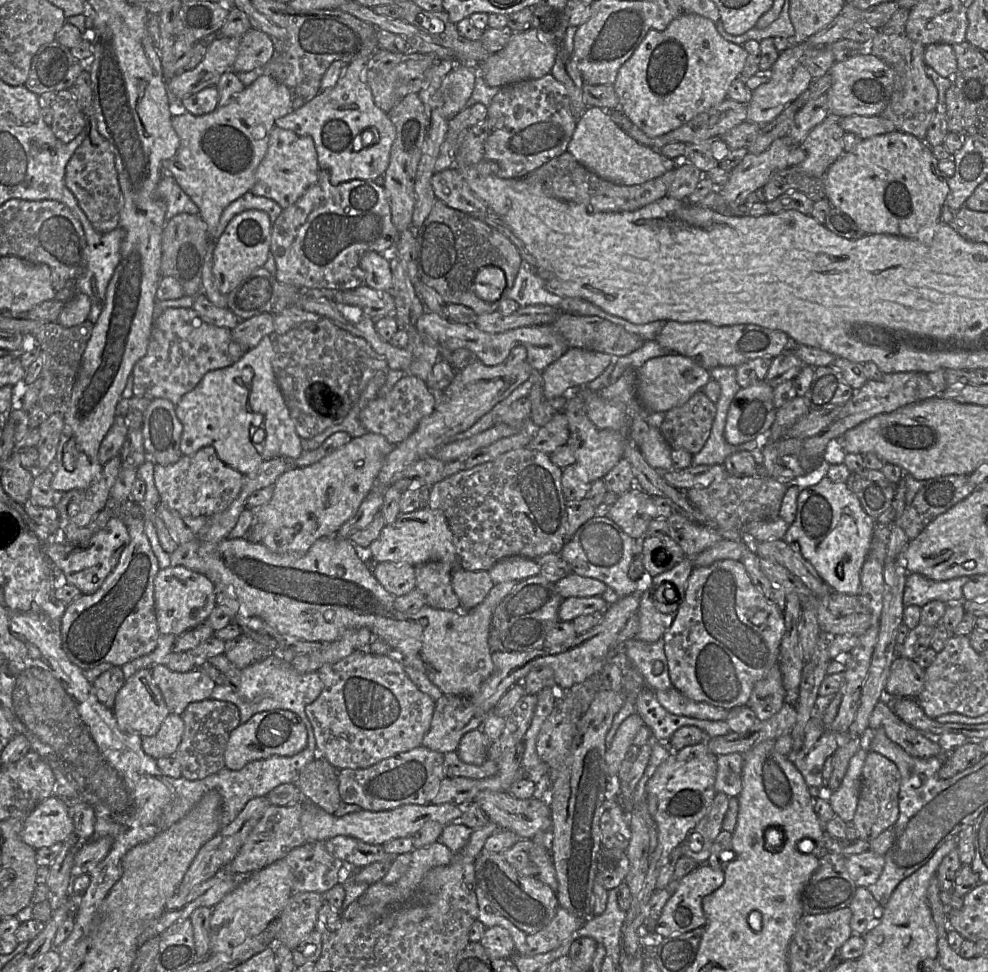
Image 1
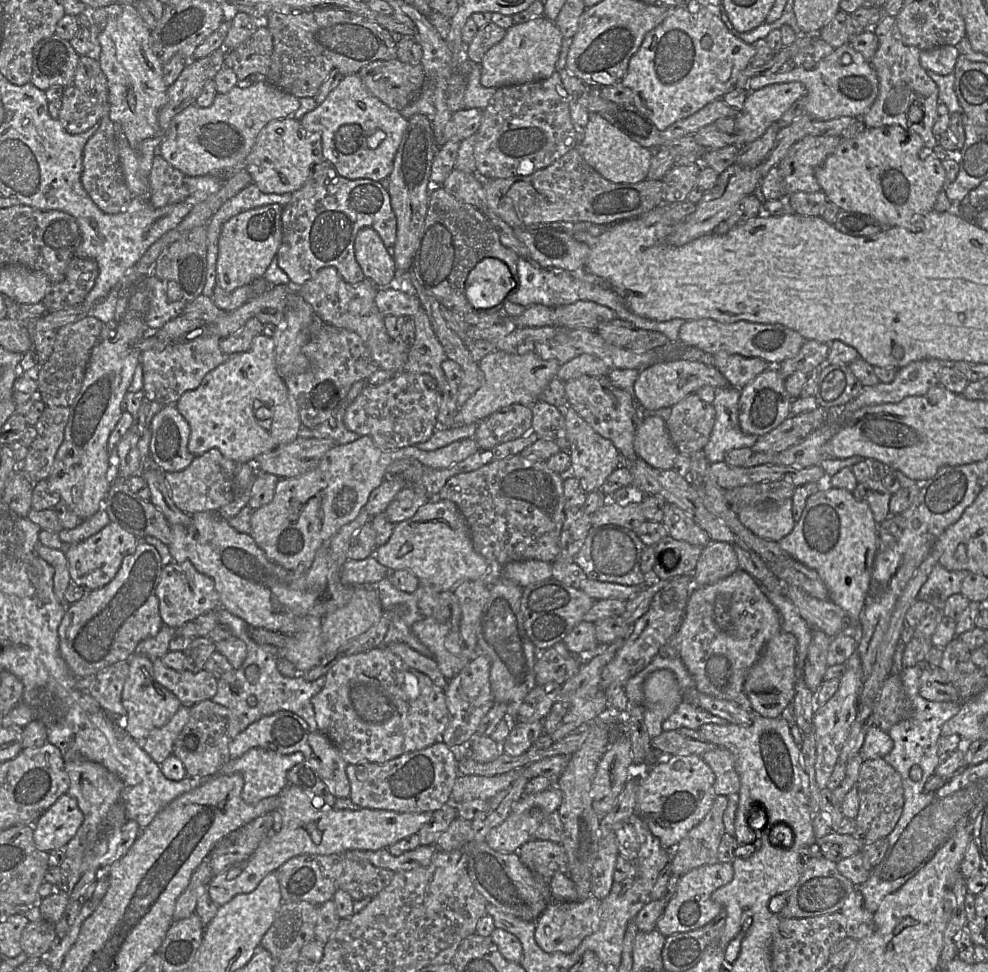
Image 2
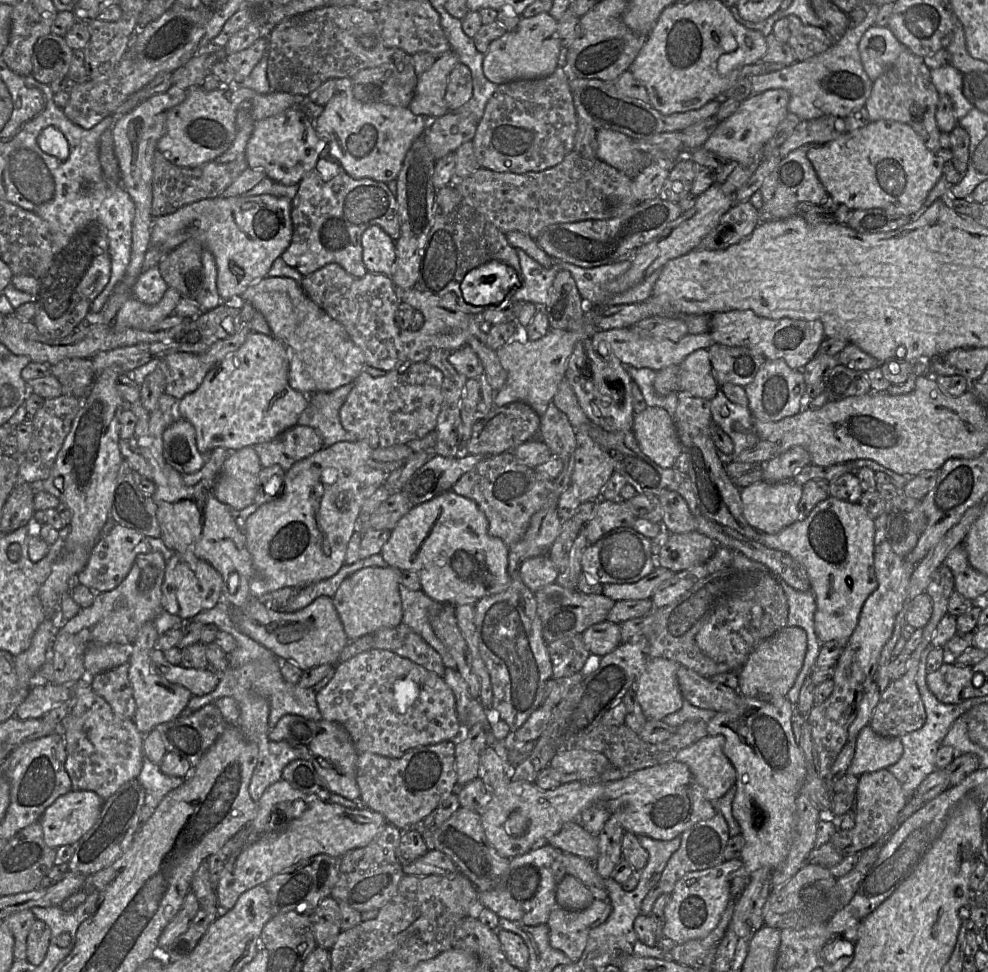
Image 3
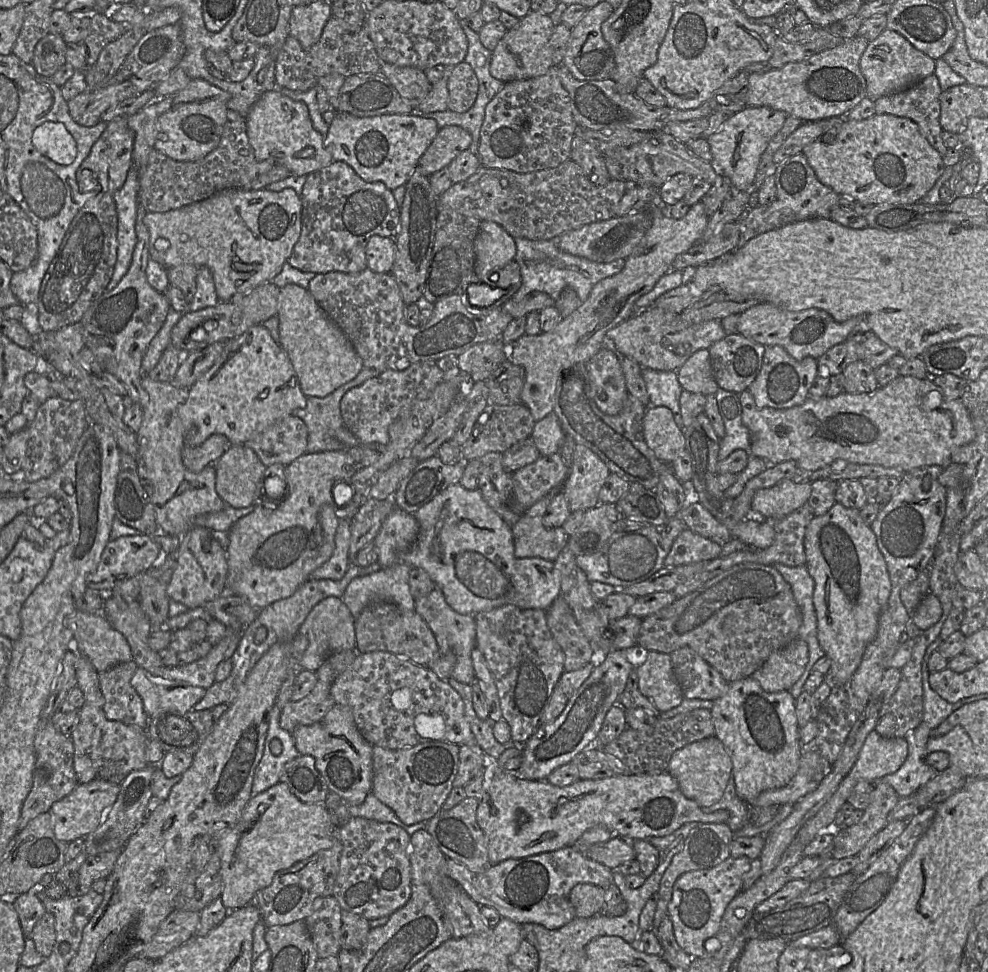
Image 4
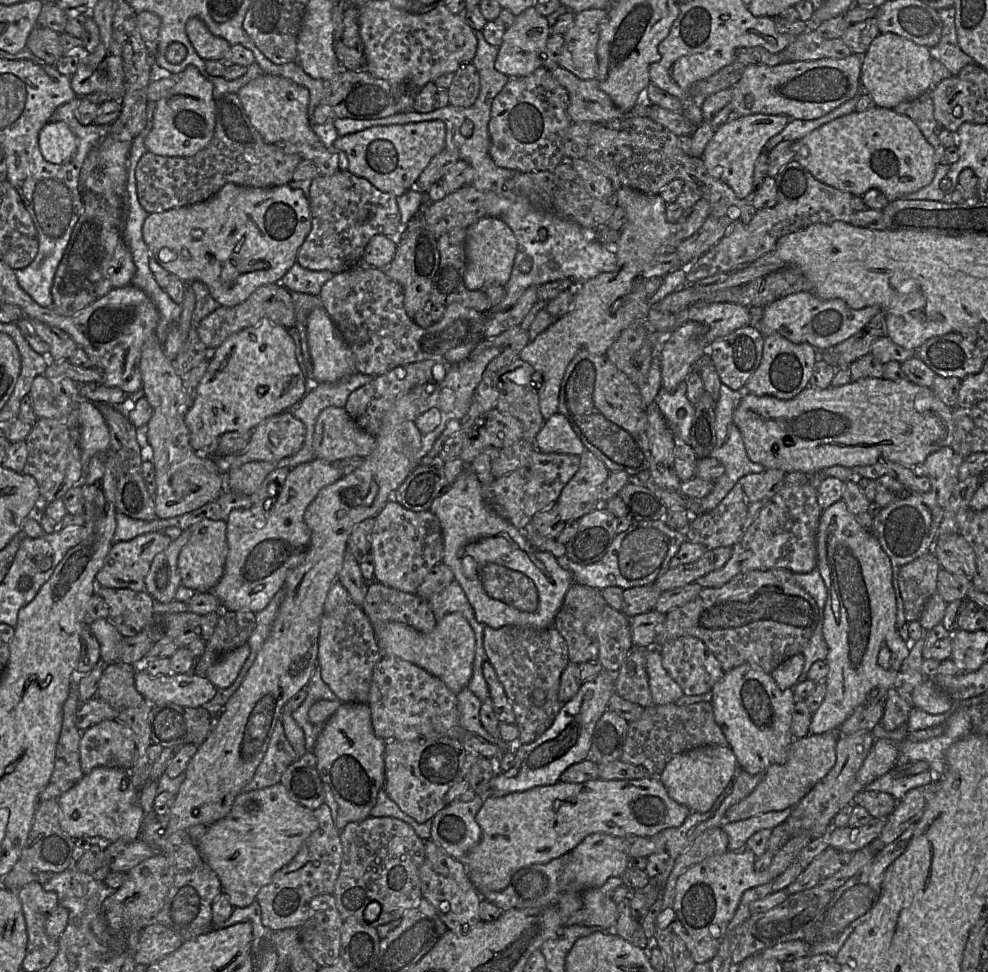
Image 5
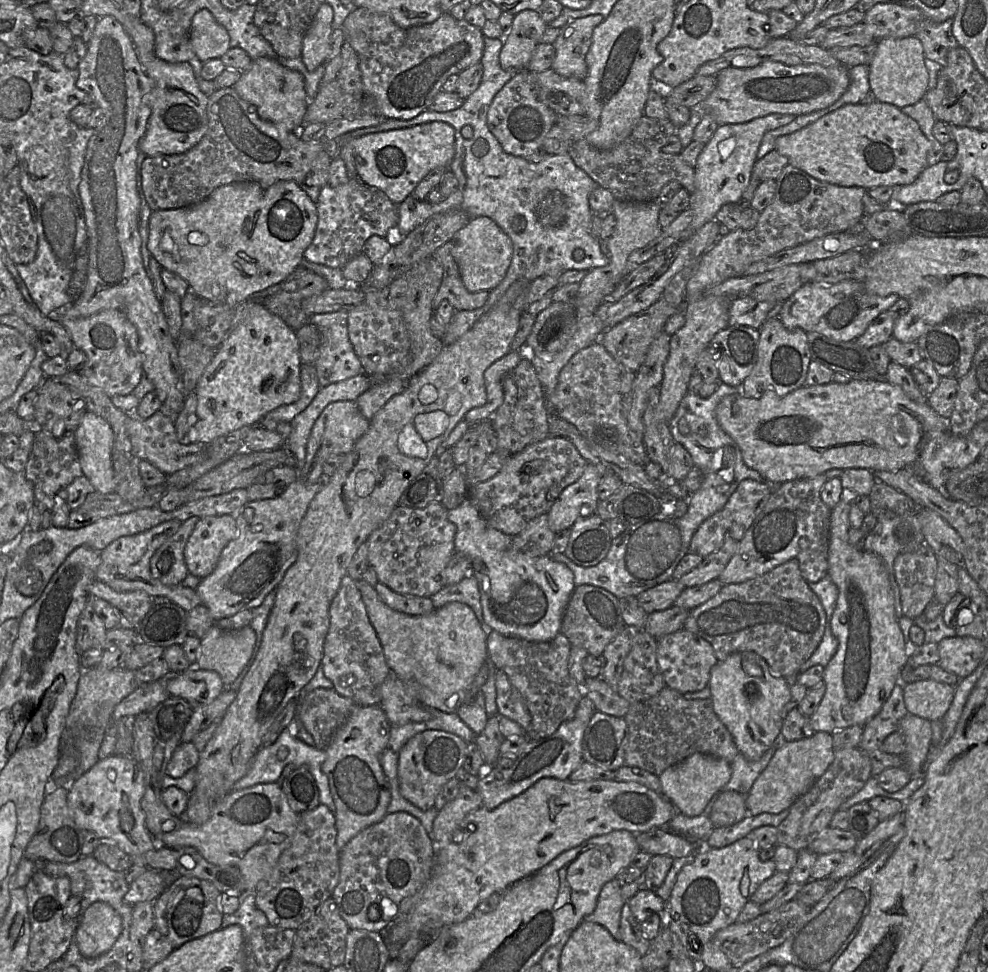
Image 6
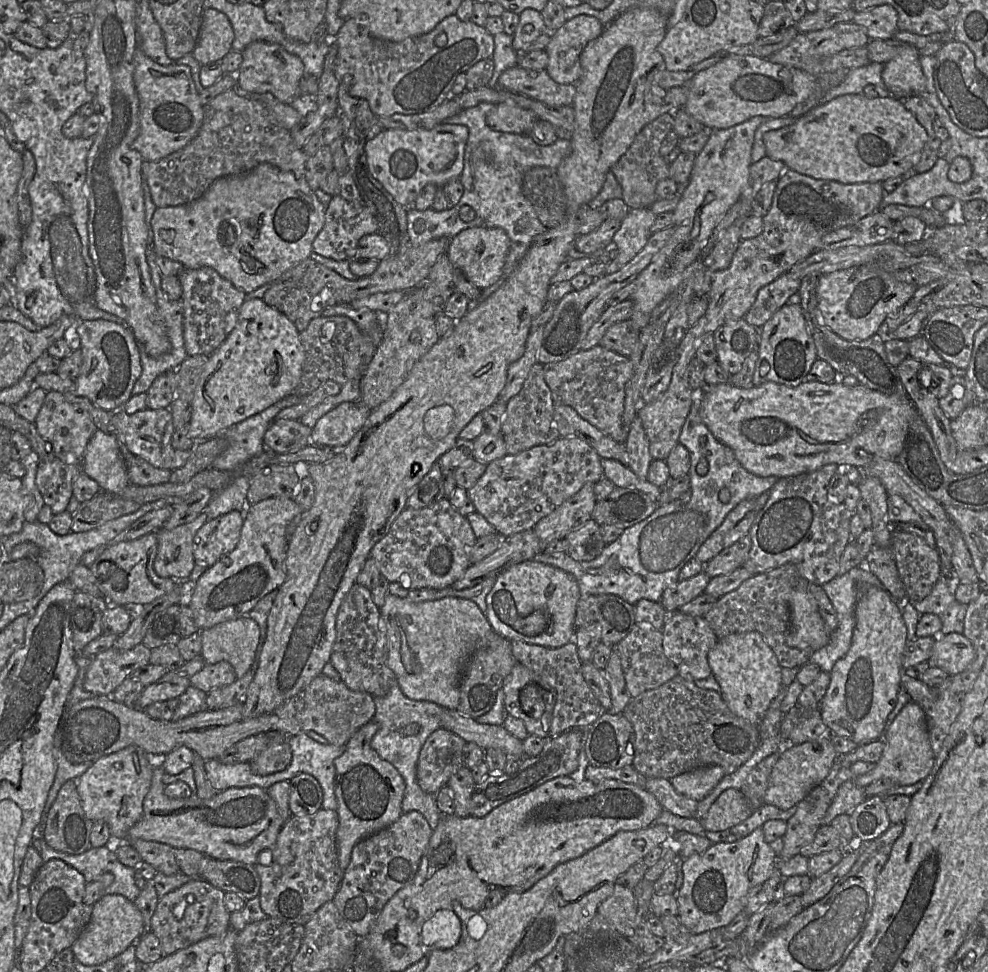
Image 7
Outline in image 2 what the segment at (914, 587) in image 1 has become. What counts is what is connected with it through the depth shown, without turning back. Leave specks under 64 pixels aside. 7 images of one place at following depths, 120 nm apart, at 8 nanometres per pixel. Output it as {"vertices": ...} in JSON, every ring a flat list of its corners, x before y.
{"vertices":[[936,563,919,590,917,599,926,601,930,607,937,607,942,612,945,600,960,592,962,581,968,573,966,570,951,571]]}

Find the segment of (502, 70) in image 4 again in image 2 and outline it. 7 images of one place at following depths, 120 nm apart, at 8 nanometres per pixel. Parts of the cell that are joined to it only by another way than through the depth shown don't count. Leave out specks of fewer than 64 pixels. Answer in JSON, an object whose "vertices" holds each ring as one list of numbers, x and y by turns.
{"vertices":[[544,15,525,23,513,24,507,29,505,37,485,53,480,64,481,84,488,88,501,88,548,79,556,71,563,39,555,22]]}

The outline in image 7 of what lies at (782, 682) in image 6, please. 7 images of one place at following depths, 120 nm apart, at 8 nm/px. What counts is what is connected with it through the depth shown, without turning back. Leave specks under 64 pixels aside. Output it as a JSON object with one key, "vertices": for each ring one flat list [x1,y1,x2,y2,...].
{"vertices":[[743,632,718,639,708,654,712,675,720,685,720,693,736,716,759,725,782,685,781,666,773,650,759,632]]}

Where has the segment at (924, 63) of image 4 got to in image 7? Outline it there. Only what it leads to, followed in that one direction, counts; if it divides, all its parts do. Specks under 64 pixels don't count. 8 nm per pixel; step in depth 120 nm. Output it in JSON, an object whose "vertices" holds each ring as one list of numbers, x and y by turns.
{"vertices":[[910,44,890,61,882,71,882,80,889,95,899,100,919,96,926,88,926,77,923,73,919,50]]}

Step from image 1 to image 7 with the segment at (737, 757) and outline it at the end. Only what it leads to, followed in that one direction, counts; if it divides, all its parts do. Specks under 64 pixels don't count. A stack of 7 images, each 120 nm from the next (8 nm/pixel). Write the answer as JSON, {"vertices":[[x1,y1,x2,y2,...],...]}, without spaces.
{"vertices":[[705,766,677,775,670,781,678,793,700,802,725,775,720,766]]}

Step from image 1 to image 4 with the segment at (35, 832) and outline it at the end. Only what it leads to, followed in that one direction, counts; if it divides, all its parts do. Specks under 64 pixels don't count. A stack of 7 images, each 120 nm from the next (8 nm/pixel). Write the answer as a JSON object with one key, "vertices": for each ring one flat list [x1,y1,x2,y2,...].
{"vertices":[[95,779,89,783,79,783,70,794,54,802,50,808,55,837,66,843,85,838,102,823,106,812,116,801,119,791,120,784,102,779]]}

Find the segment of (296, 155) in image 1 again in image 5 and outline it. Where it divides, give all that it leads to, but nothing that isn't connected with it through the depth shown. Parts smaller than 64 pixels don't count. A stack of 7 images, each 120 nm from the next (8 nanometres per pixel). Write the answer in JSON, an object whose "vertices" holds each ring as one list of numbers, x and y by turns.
{"vertices":[[262,74,237,92,240,102,254,128,266,143,277,144,286,153,297,153,311,160,319,175,330,176,339,168,339,156,329,151,311,128,308,118,309,90,290,79]]}

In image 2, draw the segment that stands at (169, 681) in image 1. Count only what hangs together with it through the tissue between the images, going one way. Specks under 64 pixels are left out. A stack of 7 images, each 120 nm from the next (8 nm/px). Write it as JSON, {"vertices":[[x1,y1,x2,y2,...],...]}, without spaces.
{"vertices":[[162,659,152,661,156,680,171,691,182,706,211,700,217,692,217,679,206,669,198,672,174,670,164,664]]}

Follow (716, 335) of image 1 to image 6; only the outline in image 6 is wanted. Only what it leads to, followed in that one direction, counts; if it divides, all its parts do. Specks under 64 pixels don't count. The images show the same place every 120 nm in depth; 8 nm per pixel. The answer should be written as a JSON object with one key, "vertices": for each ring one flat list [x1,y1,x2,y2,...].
{"vertices":[[844,280,836,284,806,283,782,302,779,320,787,329,817,332,838,342,855,341,869,324,899,300,896,294,885,297,868,294,861,281]]}

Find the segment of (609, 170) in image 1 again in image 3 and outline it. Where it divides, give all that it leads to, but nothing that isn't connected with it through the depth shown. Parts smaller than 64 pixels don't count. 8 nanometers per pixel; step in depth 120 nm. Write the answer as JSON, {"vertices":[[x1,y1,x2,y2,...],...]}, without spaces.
{"vertices":[[602,128,597,130,596,140,597,159,631,178,648,164,648,155,636,149,634,140,623,133]]}

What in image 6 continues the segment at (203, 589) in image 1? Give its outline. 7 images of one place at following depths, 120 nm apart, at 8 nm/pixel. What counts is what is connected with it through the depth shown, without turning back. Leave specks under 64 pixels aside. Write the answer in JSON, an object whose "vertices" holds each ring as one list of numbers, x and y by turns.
{"vertices":[[234,515,200,518,184,548,188,573,205,578,214,570,225,546,237,536]]}

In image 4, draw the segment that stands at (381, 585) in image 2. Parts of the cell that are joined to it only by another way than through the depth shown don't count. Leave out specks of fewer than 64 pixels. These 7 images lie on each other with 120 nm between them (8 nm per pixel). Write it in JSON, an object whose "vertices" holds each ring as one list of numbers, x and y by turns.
{"vertices":[[435,588,428,595,415,599,414,610,425,620,433,632,440,654,453,652,456,662,451,676,457,681,471,684,476,678,471,659,472,650,477,647,476,623,473,616,461,614,446,602,440,589]]}

